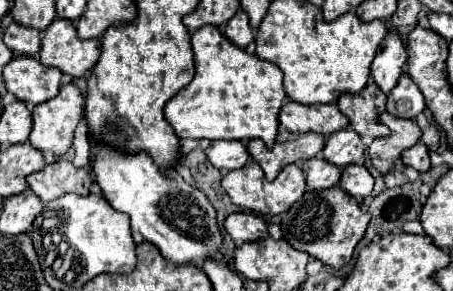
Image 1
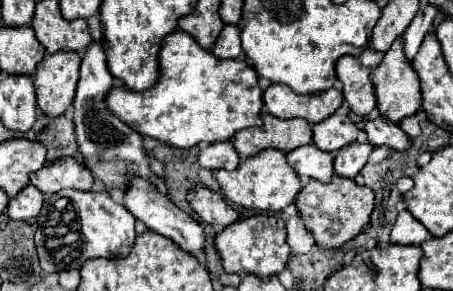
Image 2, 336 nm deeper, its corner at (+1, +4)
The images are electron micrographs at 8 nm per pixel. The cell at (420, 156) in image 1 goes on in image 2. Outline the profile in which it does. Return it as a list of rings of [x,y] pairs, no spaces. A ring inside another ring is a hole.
[[[378,115],[376,119],[366,119],[364,133],[366,133],[366,139],[370,145],[386,145],[386,147],[398,149],[398,151],[410,147],[408,135],[398,125],[384,119],[382,115]]]

